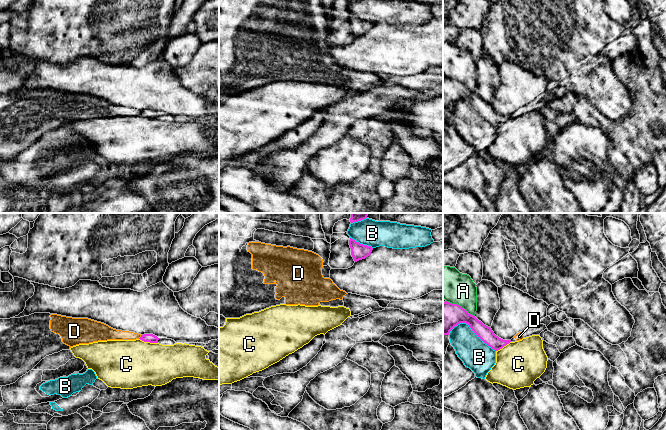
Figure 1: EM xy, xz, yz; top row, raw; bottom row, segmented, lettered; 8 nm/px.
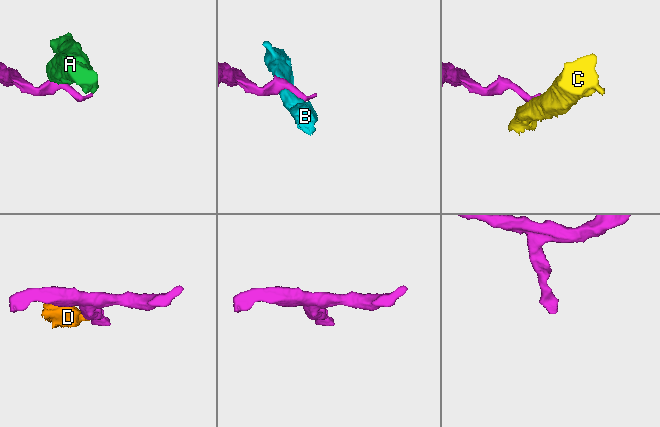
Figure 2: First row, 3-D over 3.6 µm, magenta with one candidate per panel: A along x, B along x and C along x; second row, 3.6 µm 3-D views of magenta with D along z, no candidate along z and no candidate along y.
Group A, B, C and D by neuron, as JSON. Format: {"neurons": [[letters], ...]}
{"neurons": [["A"], ["B"], ["C"], ["D"]]}

